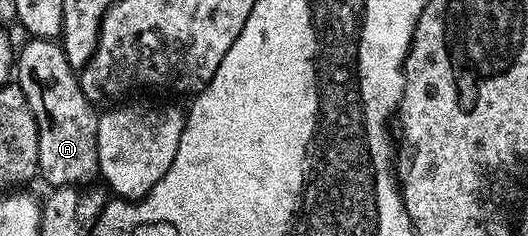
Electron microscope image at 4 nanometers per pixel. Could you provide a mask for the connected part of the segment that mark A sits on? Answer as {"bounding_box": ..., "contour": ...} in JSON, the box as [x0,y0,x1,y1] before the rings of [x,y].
{"bounding_box":[16,37,99,187],"contour":[[[30,37],[23,43],[22,49],[16,53],[16,84],[24,91],[24,95],[28,99],[28,107],[32,107],[32,115],[36,115],[36,127],[38,128],[38,171],[41,180],[47,181],[47,186],[57,187],[59,185],[77,185],[85,187],[99,176],[98,171],[98,119],[99,114],[94,113],[95,106],[84,95],[82,83],[79,74],[70,66],[68,59],[64,55],[61,44],[57,40],[48,37]]]}

